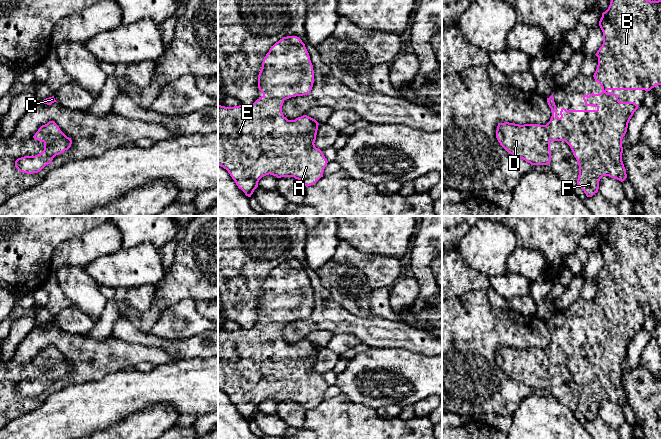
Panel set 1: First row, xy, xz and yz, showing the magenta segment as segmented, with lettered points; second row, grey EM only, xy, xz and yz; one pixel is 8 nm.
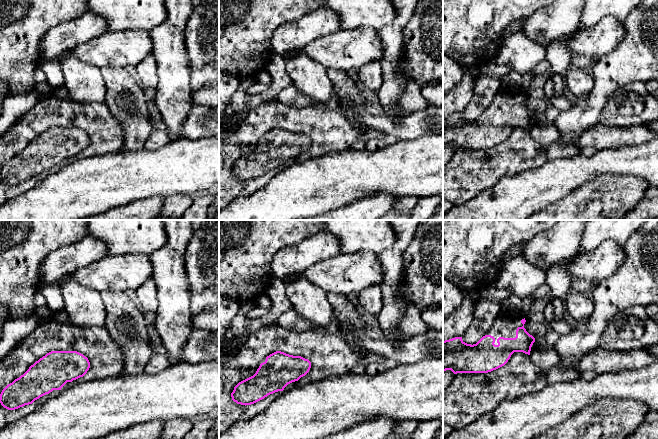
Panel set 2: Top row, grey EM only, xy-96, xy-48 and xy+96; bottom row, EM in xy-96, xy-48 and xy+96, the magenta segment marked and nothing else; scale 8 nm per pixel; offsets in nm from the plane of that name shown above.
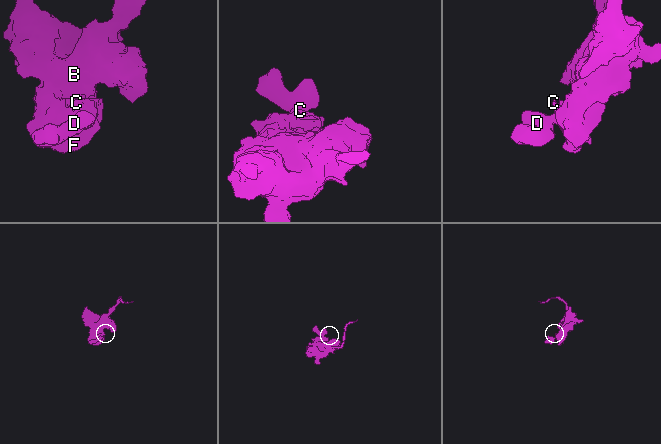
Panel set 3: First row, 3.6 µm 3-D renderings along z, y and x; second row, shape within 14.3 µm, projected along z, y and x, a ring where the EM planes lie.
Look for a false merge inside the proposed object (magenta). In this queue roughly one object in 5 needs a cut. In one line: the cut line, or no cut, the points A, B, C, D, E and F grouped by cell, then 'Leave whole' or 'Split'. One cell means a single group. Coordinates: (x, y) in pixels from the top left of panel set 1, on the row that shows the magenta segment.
No split. Groups: A B C D E F. Leave whole

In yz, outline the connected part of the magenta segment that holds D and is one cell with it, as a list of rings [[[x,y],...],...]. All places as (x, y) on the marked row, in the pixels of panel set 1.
[[[611,0],[608,9],[602,13],[599,26],[603,32],[603,44],[595,54],[598,57],[597,69],[593,75],[596,82],[602,87],[599,94],[584,94],[583,100],[586,106],[595,106],[596,110],[569,110],[564,107],[557,116],[557,109],[553,94],[547,98],[552,116],[546,125],[515,123],[499,123],[496,130],[496,138],[500,145],[510,154],[523,159],[531,165],[550,164],[551,141],[565,141],[571,148],[579,165],[577,185],[584,191],[587,197],[592,197],[599,189],[599,181],[603,176],[609,176],[623,182],[627,178],[626,169],[622,161],[622,139],[628,128],[628,123],[638,105],[634,102],[620,102],[612,90],[645,90],[650,91],[657,85],[661,85],[661,0]]]

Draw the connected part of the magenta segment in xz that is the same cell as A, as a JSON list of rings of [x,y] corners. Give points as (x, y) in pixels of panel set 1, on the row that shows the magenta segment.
[[[287,36],[276,42],[266,54],[258,75],[258,88],[263,95],[252,105],[225,107],[218,105],[218,165],[228,171],[239,189],[251,197],[258,187],[259,180],[266,175],[277,178],[294,177],[306,187],[314,185],[321,177],[327,166],[323,152],[315,147],[319,123],[303,115],[295,120],[288,120],[282,112],[286,99],[307,95],[314,83],[314,70],[305,44],[297,36]]]

